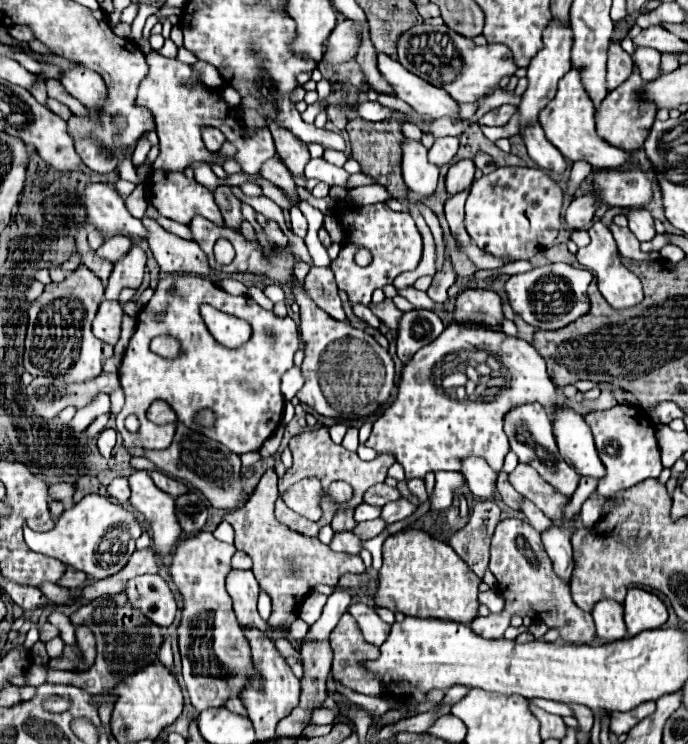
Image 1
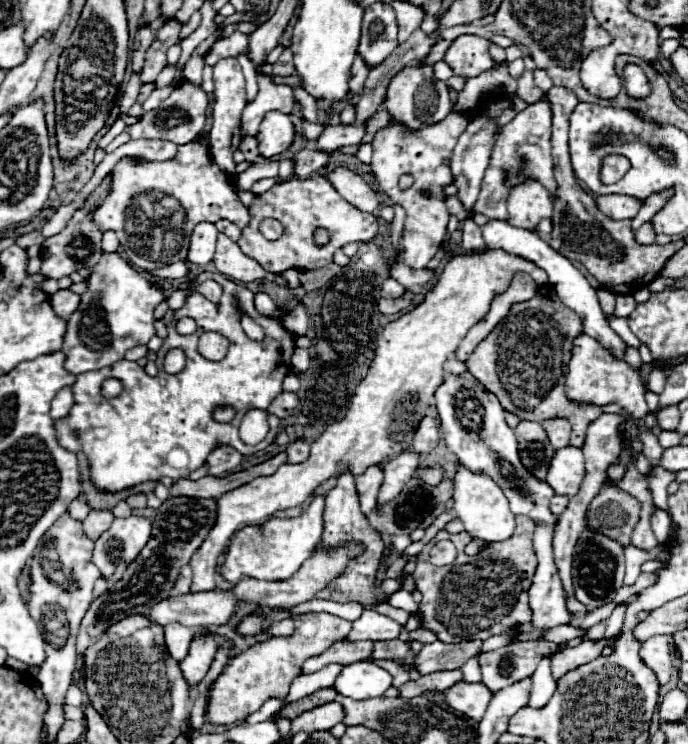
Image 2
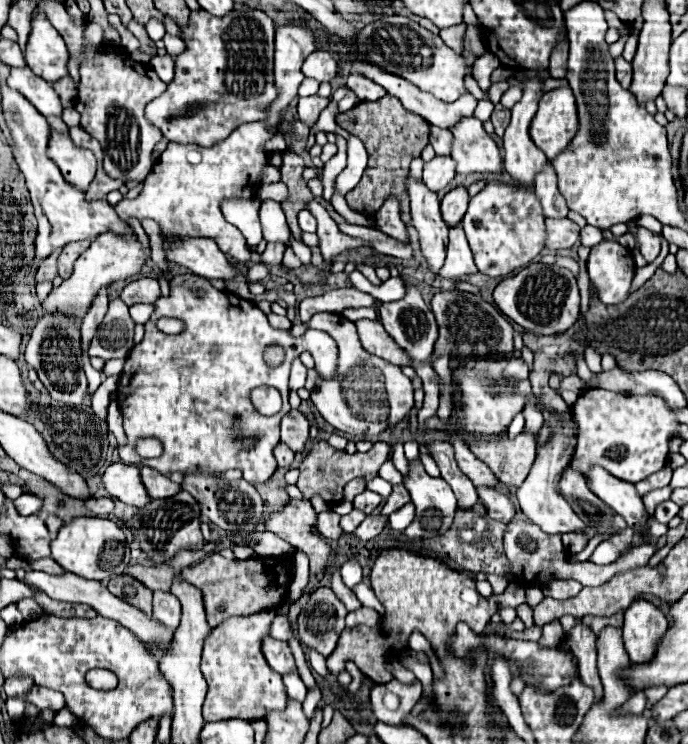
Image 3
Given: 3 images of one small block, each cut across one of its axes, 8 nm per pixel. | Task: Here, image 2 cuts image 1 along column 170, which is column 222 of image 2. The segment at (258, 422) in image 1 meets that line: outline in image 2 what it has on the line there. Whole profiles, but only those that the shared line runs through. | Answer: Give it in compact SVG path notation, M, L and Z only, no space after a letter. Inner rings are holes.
M202 272L190 280L186 302L180 310L174 312L174 318L166 324L168 336L164 338L162 348L158 350L158 376L148 376L140 366L130 366L128 360L120 360L104 370L80 374L74 392L74 406L70 408L66 418L56 420L56 438L62 448L70 452L84 452L90 464L90 480L98 490L104 492L122 492L126 488L134 488L142 482L160 480L162 476L170 478L186 478L186 474L204 466L210 450L222 442L232 444L242 454L254 454L264 450L276 440L280 418L268 416L270 432L268 436L256 444L248 446L238 438L238 426L248 410L268 410L272 400L282 392L282 380L290 374L292 354L296 348L296 336L284 328L284 316L288 314L286 306L280 306L272 312L272 316L264 316L254 306L254 294L226 280L222 274ZM204 280L214 280L222 286L224 294L218 304L206 300L200 292L194 290L196 284ZM232 296L238 296L244 312L252 316L264 330L264 340L250 340L238 318L238 310L232 304ZM180 318L194 318L198 330L190 336L180 336L176 332L176 322ZM202 332L218 332L222 334L230 346L228 356L220 362L206 360L198 354L196 344ZM170 348L180 348L186 354L186 368L180 374L166 374L162 368L162 360ZM104 378L118 378L124 382L124 392L114 400L104 400L100 396L100 384ZM216 406L232 406L236 416L220 424L212 418ZM172 448L184 448L190 456L188 468L176 470L166 464L166 454Z

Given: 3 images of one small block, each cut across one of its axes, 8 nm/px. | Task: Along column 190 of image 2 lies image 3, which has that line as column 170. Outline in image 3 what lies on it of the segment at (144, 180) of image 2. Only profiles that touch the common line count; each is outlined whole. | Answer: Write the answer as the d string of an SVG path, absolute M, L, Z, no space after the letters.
M250 122L250 124L240 124L228 138L216 142L212 148L202 150L196 144L182 146L176 142L170 142L164 154L158 158L154 168L144 180L144 188L134 200L122 200L118 202L116 208L160 208L160 218L162 218L162 234L164 236L202 236L202 238L212 238L218 248L224 254L230 254L238 262L248 262L250 260L250 248L240 234L238 228L226 222L221 209L220 202L224 198L252 198L256 196L260 188L260 174L262 168L268 162L268 152L264 152L264 144L272 138L272 132L268 132L264 122Z

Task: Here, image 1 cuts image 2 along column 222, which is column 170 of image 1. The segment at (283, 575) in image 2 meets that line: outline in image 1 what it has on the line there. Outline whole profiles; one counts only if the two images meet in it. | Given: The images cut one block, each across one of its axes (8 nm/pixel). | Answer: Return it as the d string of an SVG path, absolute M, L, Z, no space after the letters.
M200 532L194 536L184 536L178 540L176 550L172 552L172 562L168 566L172 582L178 586L182 594L182 618L178 624L178 644L180 644L180 654L182 654L182 674L184 682L192 700L192 706L202 712L206 708L220 708L230 696L238 696L240 690L244 688L248 678L248 672L252 670L252 660L250 660L250 646L244 638L244 630L238 624L234 610L232 610L232 600L228 592L224 590L224 580L228 572L232 570L230 558L236 552L232 544L224 544L216 540L210 532Z

